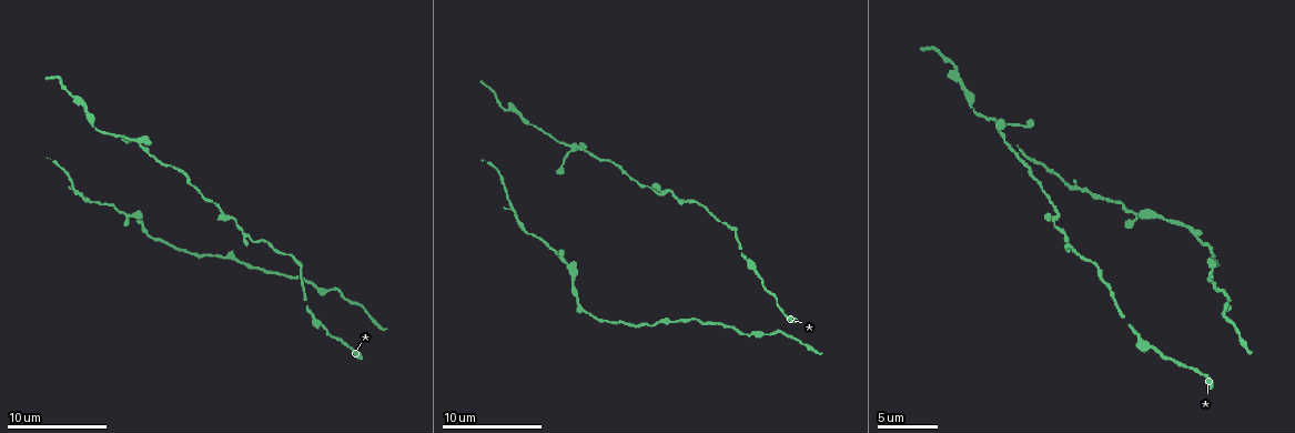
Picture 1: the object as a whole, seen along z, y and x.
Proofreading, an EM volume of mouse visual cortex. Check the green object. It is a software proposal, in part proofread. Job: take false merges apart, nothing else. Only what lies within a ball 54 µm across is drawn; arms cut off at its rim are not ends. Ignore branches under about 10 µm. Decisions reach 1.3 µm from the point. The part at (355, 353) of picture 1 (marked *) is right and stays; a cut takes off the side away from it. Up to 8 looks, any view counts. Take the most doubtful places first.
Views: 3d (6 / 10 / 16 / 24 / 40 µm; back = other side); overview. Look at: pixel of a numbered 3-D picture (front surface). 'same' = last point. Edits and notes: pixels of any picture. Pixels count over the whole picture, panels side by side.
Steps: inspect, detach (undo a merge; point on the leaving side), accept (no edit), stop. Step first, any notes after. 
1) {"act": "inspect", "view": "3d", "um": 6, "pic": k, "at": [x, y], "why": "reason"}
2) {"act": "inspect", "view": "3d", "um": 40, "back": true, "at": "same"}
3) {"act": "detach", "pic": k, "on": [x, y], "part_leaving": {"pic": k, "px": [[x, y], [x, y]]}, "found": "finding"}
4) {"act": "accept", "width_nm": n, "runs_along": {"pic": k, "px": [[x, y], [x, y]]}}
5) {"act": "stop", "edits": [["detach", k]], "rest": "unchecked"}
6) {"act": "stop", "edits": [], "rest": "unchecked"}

{"act": "inspect", "view": "3d", "um": 10, "pic": 1, "at": [567, 146], "why": "two arms in line, one across"}

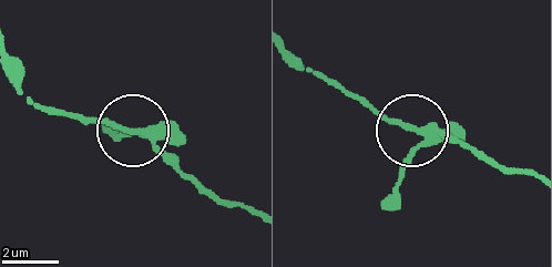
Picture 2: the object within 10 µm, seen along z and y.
{"act": "accept", "width_nm": 210, "runs_along": {"pic": 2, "px": [[251, 212], [186, 181], [136, 133], [74, 119]]}, "found": "continuous, no second neuron"}

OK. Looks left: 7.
{"act": "inspect", "view": "3d", "um": 16, "pic": 1, "at": [127, 216], "why": "thick turns thin"}

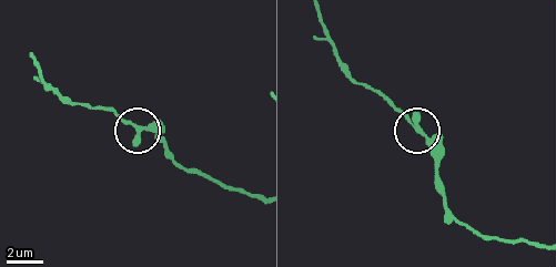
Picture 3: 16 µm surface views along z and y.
{"act": "accept", "width_nm": 240, "runs_along": {"pic": 3, "px": [[536, 246], [461, 225], [444, 203], [432, 145], [382, 93]]}, "found": "one neuron here"}

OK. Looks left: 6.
{"act": "inspect", "view": "3d", "um": 10, "pic": 1, "at": [759, 275], "why": "sudden change in width"}

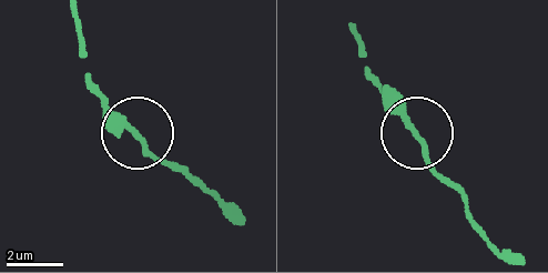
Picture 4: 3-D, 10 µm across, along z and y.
{"act": "accept", "width_nm": 170, "runs_along": {"pic": 4, "px": [[501, 252], [439, 177], [404, 111], [371, 78]]}, "found": "one neuron here"}

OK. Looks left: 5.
{"act": "inspect", "view": "3d", "um": 10, "pic": 1, "at": [963, 85], "why": "thin neck"}

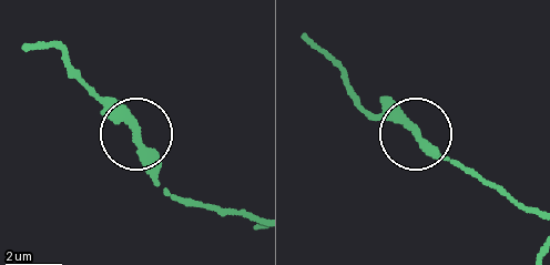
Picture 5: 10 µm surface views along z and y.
{"act": "accept", "width_nm": 270, "runs_along": {"pic": 5, "px": [[531, 212], [355, 98]]}, "found": "all the same neuron"}

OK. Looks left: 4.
{"act": "stop", "edits": [], "rest": "unchecked"}

